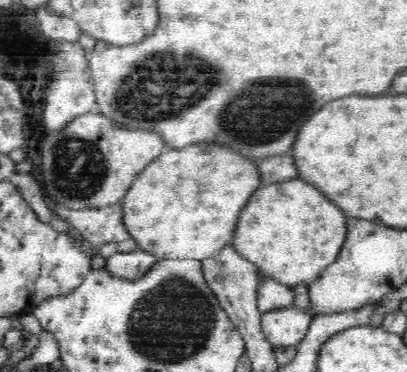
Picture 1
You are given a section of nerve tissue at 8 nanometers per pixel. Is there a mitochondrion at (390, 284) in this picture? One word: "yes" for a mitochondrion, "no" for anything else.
no

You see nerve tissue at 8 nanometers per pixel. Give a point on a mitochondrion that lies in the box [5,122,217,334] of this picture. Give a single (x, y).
(76, 176)

